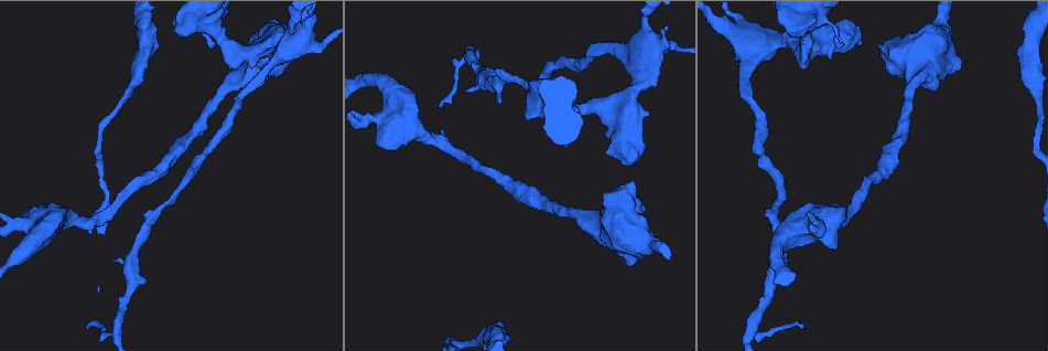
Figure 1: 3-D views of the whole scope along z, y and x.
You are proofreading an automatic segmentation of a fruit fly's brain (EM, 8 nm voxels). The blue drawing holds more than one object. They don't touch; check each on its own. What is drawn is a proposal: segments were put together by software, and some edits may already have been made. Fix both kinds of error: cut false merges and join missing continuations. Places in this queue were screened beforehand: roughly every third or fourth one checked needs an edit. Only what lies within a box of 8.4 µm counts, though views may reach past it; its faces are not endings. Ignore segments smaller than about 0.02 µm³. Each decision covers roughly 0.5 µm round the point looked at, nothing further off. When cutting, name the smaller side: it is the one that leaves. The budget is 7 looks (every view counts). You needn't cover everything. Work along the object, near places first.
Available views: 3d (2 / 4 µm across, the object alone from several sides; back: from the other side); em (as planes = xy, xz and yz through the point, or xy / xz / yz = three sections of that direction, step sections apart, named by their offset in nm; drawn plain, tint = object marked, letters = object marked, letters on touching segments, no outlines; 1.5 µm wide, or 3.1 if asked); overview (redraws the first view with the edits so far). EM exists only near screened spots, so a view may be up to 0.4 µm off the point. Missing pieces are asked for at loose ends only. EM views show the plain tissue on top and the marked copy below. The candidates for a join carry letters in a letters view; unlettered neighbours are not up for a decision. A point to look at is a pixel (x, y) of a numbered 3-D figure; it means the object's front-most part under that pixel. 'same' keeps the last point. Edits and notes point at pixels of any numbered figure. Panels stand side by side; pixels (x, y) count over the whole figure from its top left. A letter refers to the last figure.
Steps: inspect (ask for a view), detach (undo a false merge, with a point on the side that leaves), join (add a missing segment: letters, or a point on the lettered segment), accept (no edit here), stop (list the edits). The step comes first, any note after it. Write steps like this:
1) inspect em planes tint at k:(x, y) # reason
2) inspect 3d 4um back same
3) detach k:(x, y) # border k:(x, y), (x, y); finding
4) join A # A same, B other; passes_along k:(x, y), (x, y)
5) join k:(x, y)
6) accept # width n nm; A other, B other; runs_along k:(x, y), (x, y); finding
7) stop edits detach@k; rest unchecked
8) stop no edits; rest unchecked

inspect 3d 4um at 1:(835, 247) # an open end

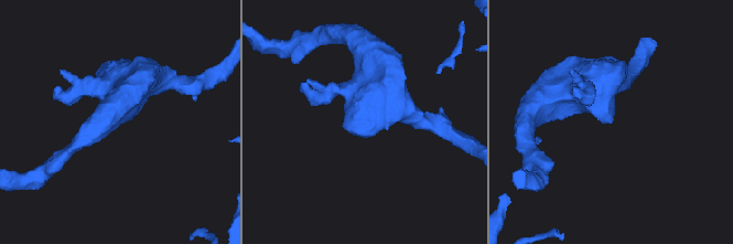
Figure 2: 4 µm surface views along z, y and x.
inspect em planes tint at 2:(611, 121)

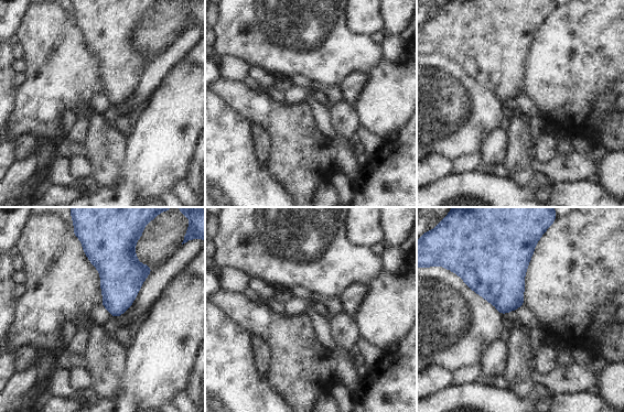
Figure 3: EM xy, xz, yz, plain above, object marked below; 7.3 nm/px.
inspect em planes letters same # what lies round it

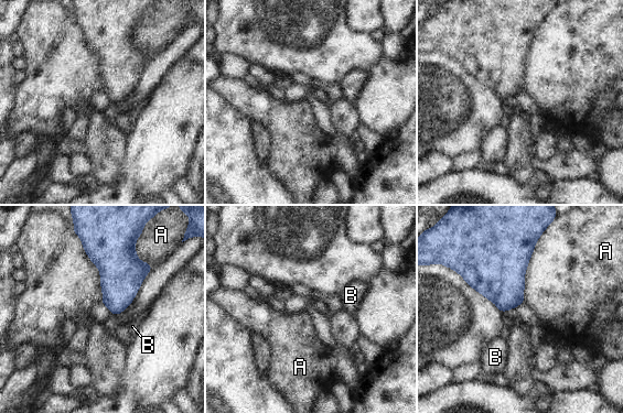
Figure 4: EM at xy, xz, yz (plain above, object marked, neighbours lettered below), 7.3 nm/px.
accept # longest_contact A 500 nm; A other, B other; none of them fits

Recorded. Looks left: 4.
inspect em yz step 4 letters at 1:(85, 327) # tapers out

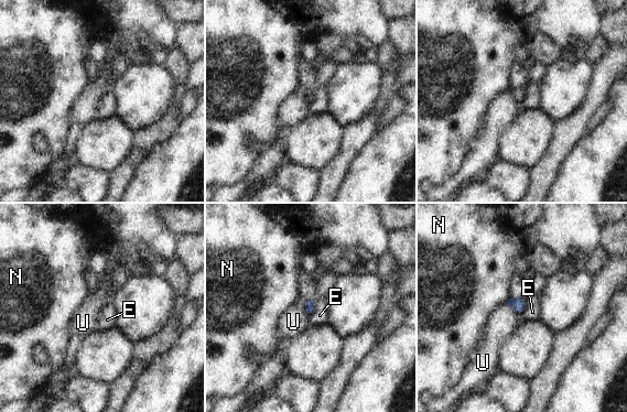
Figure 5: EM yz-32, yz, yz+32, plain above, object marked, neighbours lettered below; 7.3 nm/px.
inspect em planes letters same

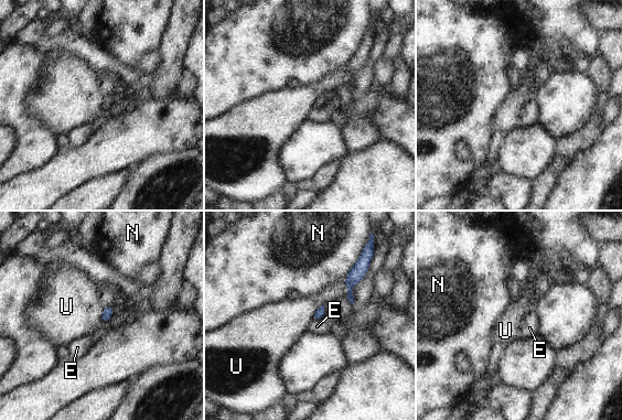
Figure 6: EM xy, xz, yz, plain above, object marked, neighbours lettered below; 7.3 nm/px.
accept # width 70 nm; E other, N other, U other; border 6:(344, 279), (347, 290), (345, 295); none of them fits

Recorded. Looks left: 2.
stop no edits; rest unchecked

